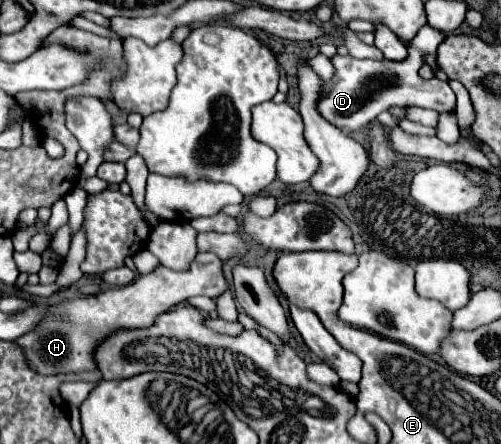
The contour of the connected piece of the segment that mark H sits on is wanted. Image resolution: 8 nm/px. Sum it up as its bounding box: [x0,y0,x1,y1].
[16,253,228,375]

